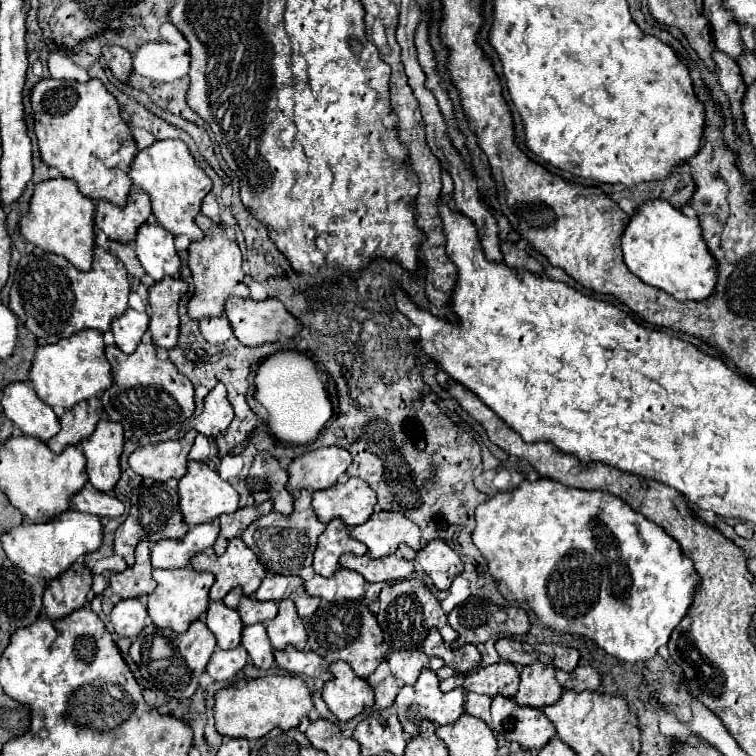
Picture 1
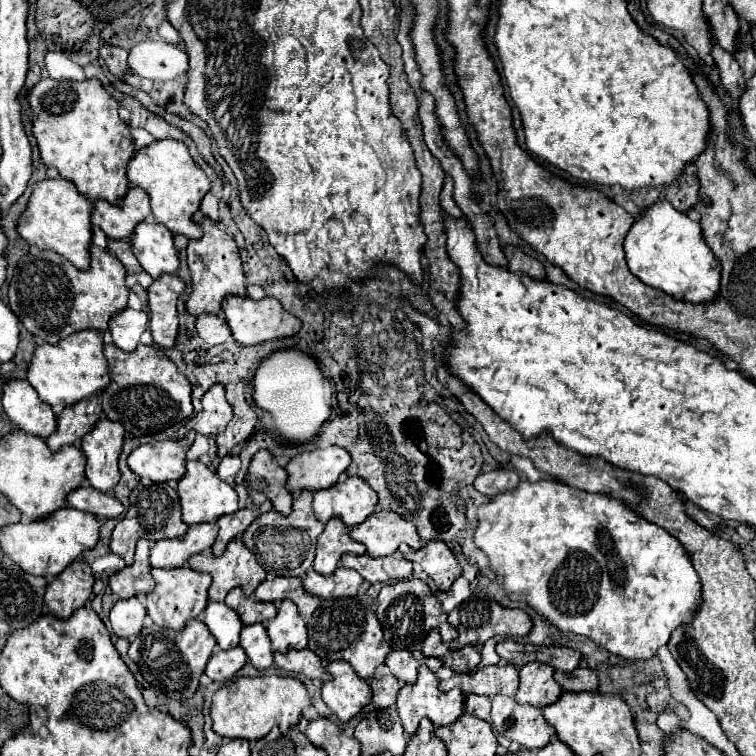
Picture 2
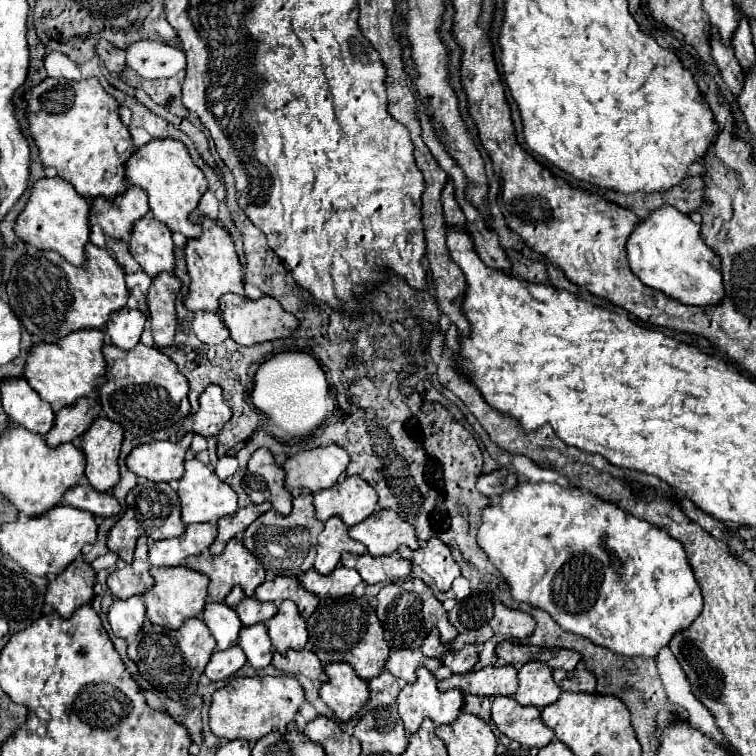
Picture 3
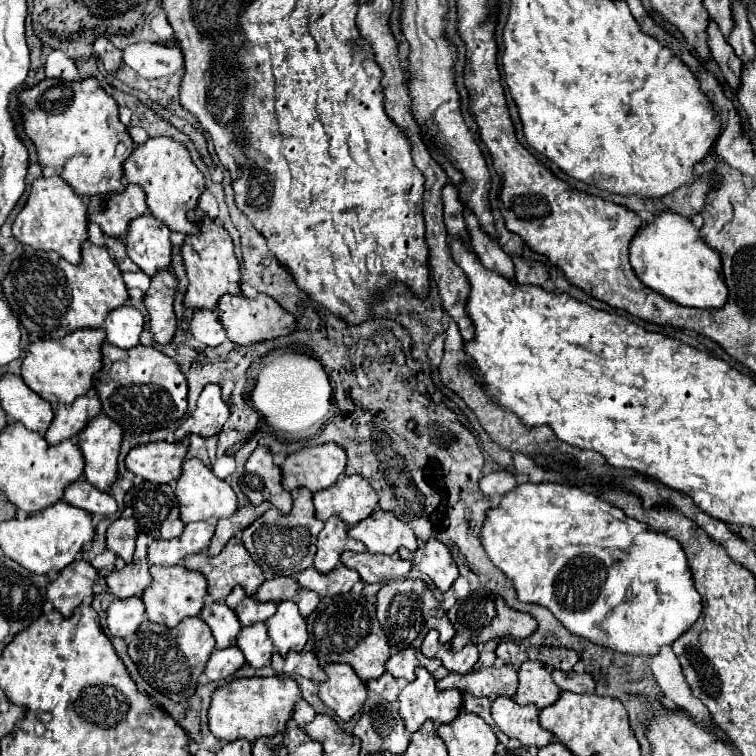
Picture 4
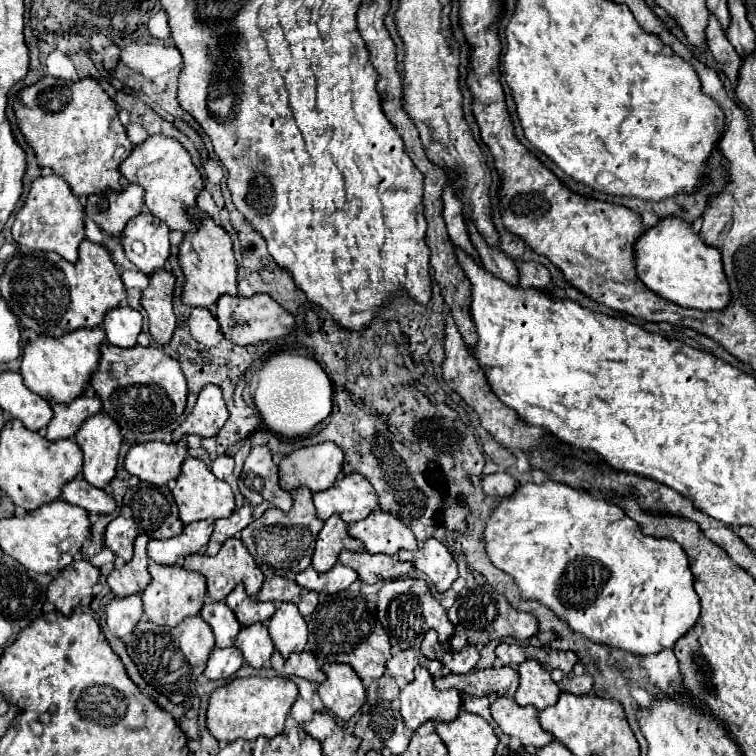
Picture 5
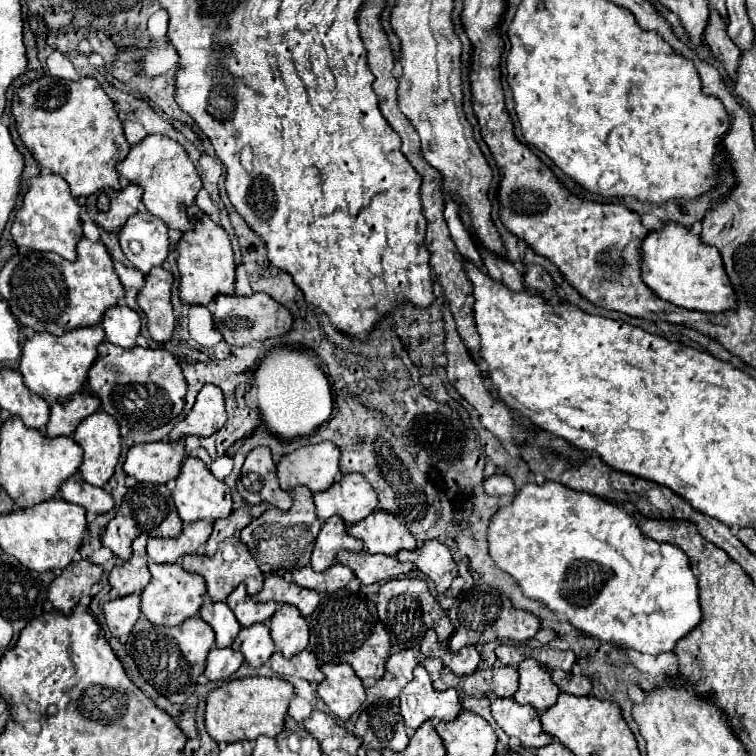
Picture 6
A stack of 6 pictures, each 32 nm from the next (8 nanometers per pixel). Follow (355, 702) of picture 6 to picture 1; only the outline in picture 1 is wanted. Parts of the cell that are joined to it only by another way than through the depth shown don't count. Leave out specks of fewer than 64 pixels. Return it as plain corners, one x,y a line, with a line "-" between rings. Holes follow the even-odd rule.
332,662
328,672
334,678
324,684
322,698
340,722
348,722
374,704
372,686
364,678
358,678
346,662

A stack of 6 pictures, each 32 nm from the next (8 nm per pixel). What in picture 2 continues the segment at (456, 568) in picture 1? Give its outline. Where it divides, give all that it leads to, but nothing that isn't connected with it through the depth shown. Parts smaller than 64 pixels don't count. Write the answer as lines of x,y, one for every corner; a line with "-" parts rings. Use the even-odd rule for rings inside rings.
430,540
416,552
416,556
420,568
434,580
438,590
448,590
462,572
456,556
442,540

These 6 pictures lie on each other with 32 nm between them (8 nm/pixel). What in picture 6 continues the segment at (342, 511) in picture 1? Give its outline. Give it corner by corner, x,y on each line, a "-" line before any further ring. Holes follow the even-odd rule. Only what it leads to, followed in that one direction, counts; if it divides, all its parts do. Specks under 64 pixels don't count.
346,474
328,490
314,494
316,514
326,520
334,514
342,516
346,524
360,522
378,506
378,496
362,474

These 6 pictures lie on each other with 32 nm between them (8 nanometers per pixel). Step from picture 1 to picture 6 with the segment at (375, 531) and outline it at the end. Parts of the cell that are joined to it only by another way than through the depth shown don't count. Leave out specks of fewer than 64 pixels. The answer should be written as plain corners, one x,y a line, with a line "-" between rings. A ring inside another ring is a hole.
376,510
364,520
350,524
348,532
364,542
368,554
388,554
394,556
400,550
414,550
416,540
410,530
396,520
390,512

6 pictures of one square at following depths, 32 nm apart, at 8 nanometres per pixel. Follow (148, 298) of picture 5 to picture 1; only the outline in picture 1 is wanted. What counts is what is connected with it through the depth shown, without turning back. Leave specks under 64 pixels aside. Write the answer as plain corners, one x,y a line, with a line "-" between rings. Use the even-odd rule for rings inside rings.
166,276
148,288
152,308
152,340
160,348
174,348
178,342
178,302
188,290
188,284
180,278

